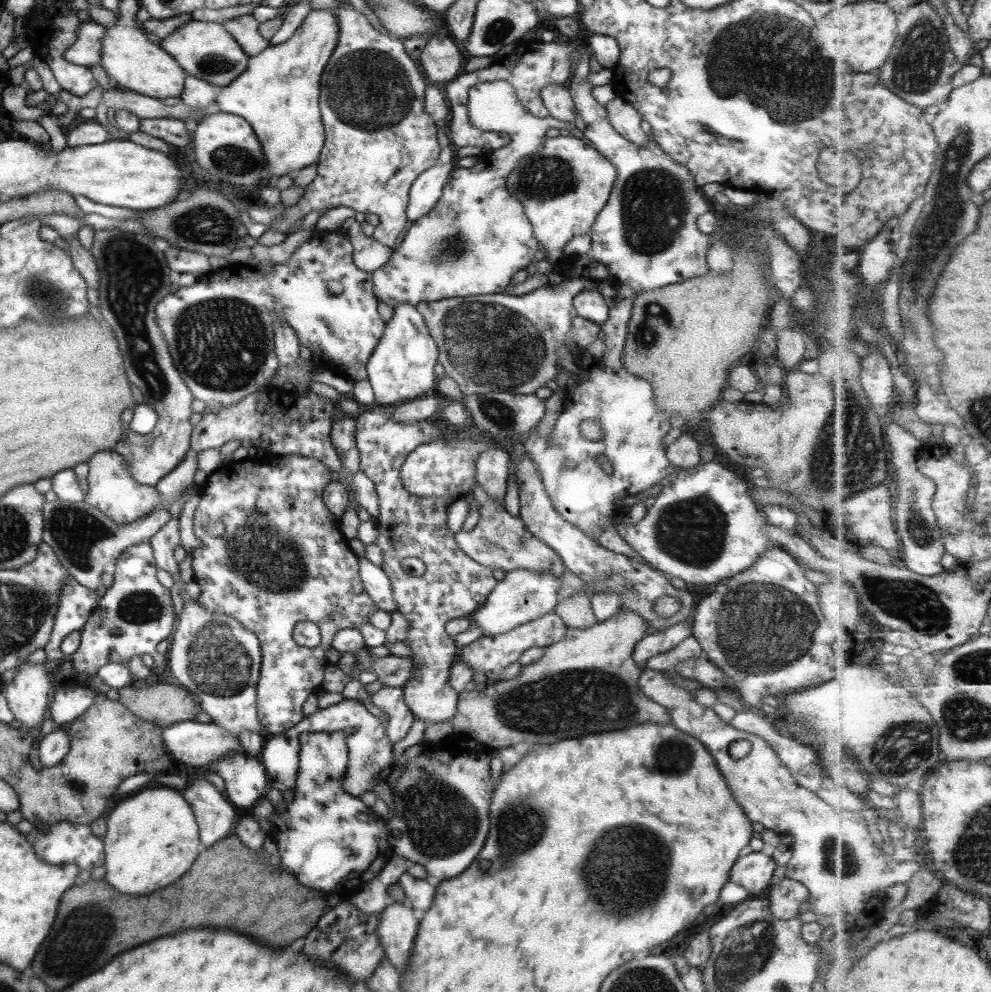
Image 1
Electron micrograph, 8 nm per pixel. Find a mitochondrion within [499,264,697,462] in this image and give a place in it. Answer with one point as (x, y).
(653, 320)

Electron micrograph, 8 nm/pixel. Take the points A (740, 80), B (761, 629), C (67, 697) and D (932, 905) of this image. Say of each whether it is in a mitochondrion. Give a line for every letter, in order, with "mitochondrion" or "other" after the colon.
A: mitochondrion
B: mitochondrion
C: other
D: other

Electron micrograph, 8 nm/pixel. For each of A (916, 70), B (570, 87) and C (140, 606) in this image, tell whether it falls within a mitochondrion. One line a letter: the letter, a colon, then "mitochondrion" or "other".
A: mitochondrion
B: other
C: mitochondrion

